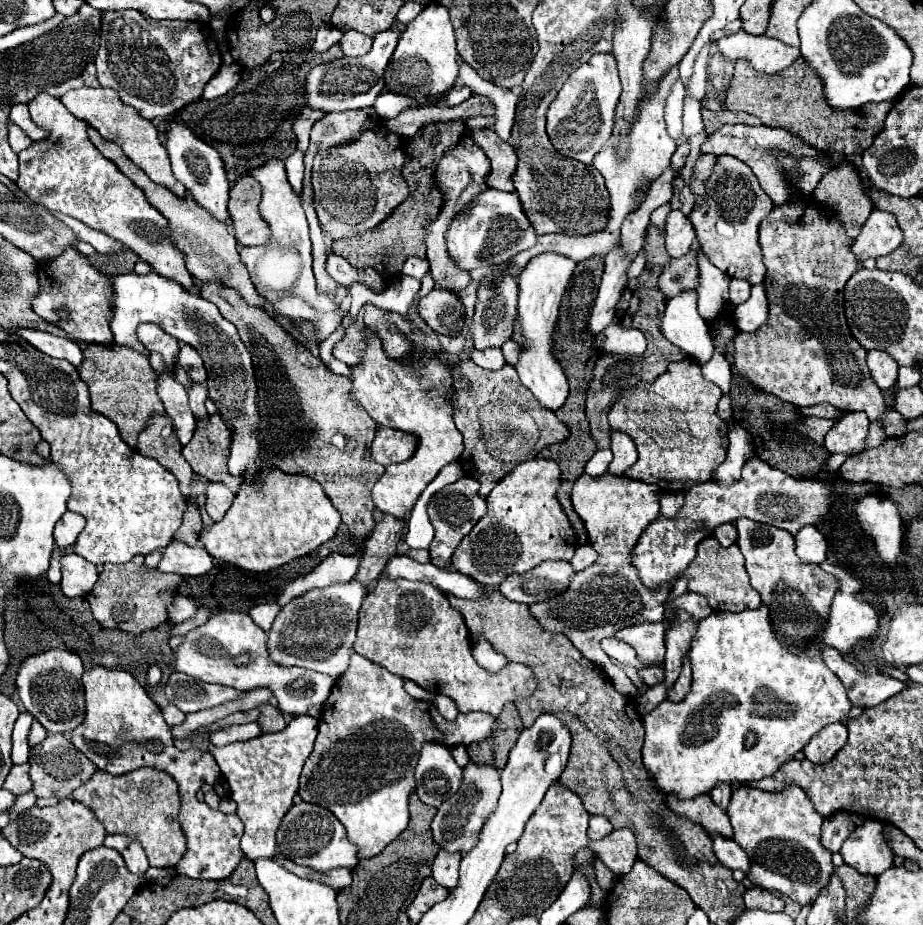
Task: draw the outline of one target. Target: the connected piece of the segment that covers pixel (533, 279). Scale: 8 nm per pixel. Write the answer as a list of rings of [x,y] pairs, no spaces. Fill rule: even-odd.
[[[541,253],[531,261],[523,273],[519,275],[519,325],[523,333],[521,343],[521,355],[515,365],[519,381],[539,399],[539,403],[551,411],[557,411],[567,395],[569,395],[569,383],[565,377],[565,371],[555,357],[553,349],[553,335],[559,321],[559,307],[561,299],[569,287],[571,275],[575,269],[575,261],[567,257],[559,257],[557,253]]]

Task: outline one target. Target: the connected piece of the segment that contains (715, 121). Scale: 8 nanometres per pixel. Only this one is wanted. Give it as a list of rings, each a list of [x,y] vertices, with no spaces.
[[[703,109],[703,123],[705,123],[705,133],[713,135],[719,127],[727,123],[745,123],[745,125],[759,125],[761,121],[749,113],[735,113],[729,109],[719,109],[719,111],[709,111]]]

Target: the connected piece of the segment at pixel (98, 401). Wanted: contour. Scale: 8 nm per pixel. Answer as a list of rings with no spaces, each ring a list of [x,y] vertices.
[[[89,345],[83,351],[83,363],[79,367],[81,379],[89,385],[91,405],[101,415],[109,417],[131,447],[137,443],[139,431],[143,431],[147,417],[153,413],[165,413],[157,395],[157,373],[149,365],[147,355],[125,345]]]

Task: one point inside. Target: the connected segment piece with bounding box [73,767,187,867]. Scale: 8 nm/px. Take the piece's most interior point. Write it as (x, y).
(144, 804)

